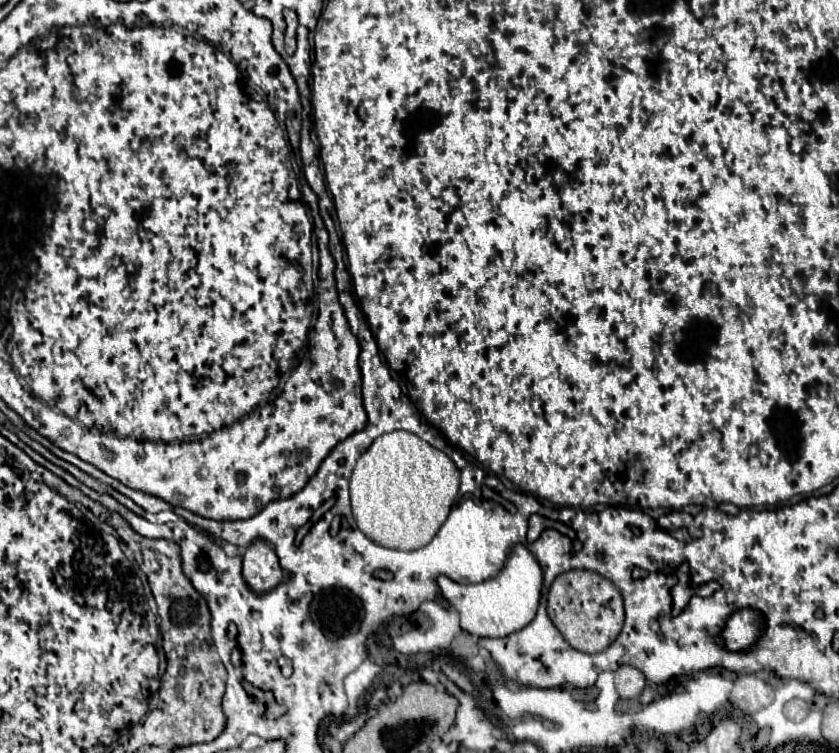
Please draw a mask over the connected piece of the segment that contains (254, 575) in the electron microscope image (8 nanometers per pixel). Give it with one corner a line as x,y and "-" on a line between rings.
253,541
243,553
243,577
255,593
265,593
273,589
283,573
275,551
263,541

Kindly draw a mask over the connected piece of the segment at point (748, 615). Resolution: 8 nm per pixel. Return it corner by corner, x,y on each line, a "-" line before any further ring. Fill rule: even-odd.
741,609
733,613
723,631
725,647
729,651
741,651
751,647
755,639
761,635
761,623
763,617
755,609

